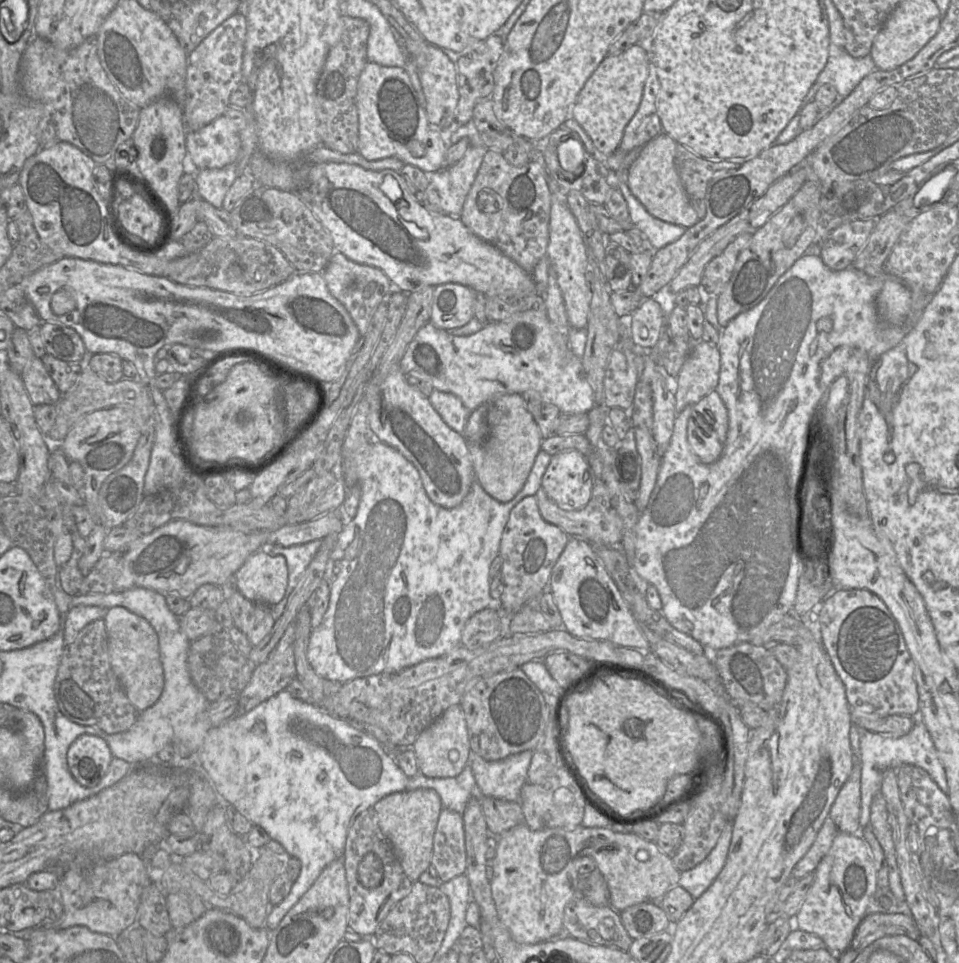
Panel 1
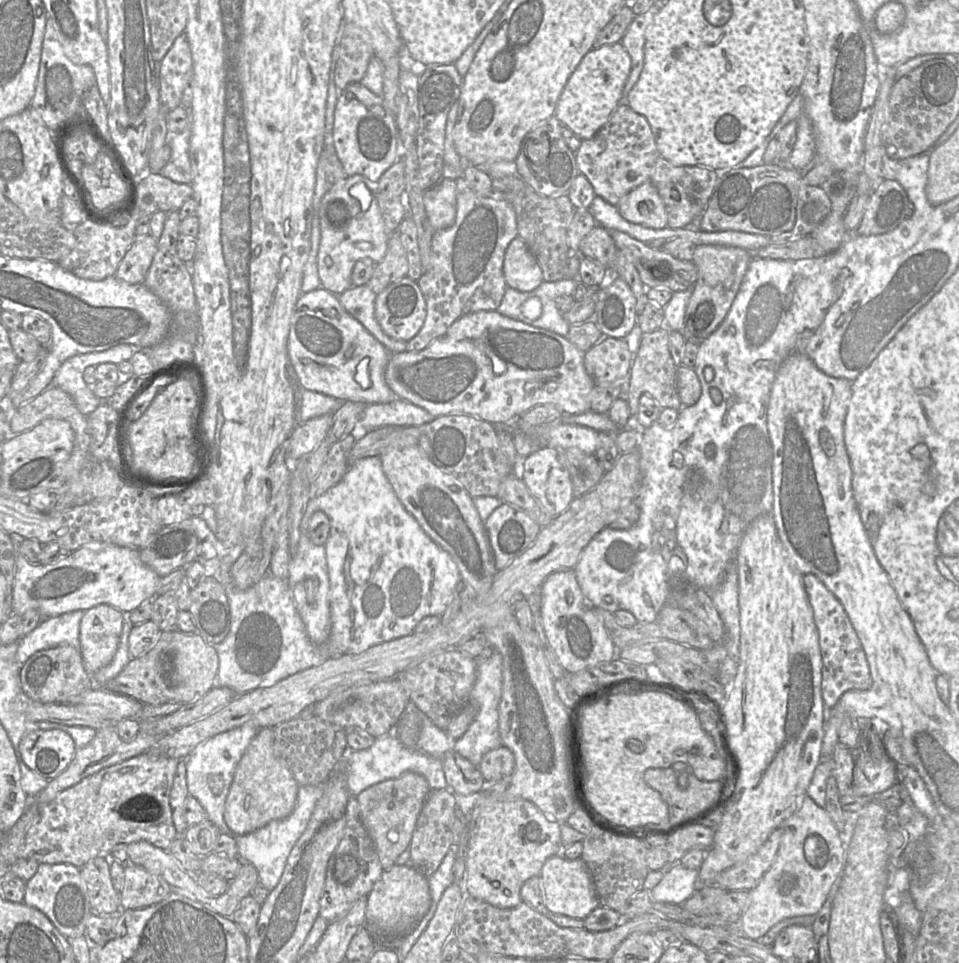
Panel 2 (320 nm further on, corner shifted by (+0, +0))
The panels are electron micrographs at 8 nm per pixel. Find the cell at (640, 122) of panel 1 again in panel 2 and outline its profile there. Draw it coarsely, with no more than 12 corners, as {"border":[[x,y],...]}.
{"border":[[653,4],[634,17],[621,40],[631,57],[631,71],[620,104],[644,66],[646,29],[659,11]]}

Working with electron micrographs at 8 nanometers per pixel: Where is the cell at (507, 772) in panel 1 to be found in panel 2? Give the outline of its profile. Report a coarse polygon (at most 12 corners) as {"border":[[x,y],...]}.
{"border":[[502,657],[477,660],[476,716],[453,750],[478,767],[502,746]]}

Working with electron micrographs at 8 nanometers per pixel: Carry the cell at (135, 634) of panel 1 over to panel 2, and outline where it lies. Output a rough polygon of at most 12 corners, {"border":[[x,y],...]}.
{"border":[[107,604],[80,622],[84,667],[94,675],[113,659],[123,614]]}

